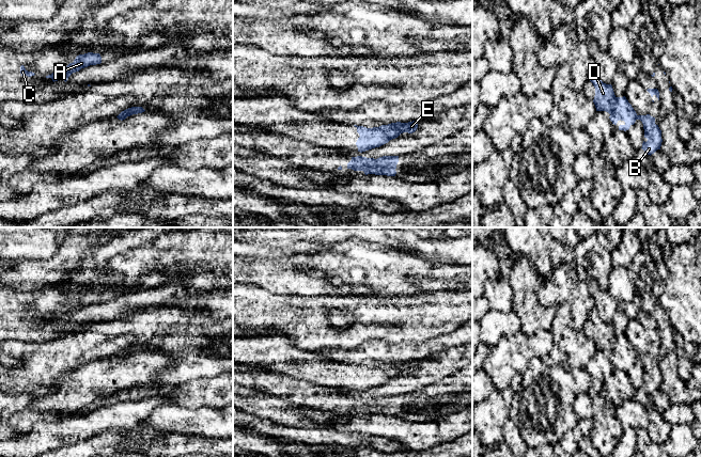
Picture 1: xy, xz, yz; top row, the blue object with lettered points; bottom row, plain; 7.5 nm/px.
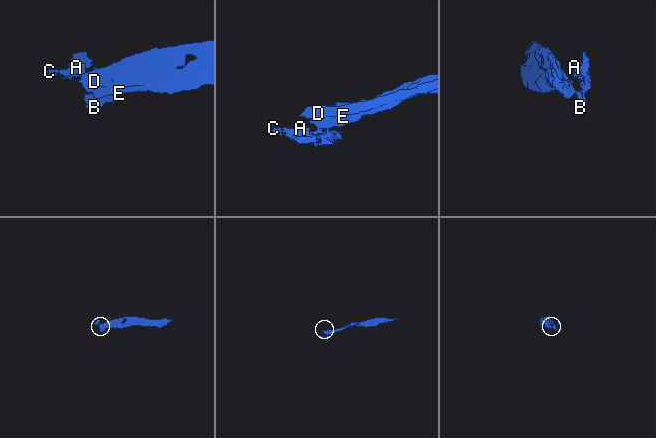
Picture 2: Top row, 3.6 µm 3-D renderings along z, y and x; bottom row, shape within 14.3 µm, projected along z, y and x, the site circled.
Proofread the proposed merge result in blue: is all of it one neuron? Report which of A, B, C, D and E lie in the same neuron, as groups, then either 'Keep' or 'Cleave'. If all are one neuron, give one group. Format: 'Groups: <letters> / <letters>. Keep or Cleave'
Groups: A B C / D E. Cleave

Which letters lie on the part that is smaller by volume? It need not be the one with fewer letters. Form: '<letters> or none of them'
A, B, C

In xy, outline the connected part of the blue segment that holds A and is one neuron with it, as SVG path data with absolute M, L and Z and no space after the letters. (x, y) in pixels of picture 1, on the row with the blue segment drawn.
M88 52L84 54L79 54L76 57L73 63L69 63L65 68L59 73L52 73L46 76L46 78L51 78L52 81L64 80L67 81L68 77L81 68L88 67L90 65L96 65L102 63L102 57L99 53Z

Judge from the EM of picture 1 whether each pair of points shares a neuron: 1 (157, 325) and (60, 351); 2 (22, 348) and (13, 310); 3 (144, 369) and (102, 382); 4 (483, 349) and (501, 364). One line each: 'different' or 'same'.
1: same
2: different
3: same
4: different

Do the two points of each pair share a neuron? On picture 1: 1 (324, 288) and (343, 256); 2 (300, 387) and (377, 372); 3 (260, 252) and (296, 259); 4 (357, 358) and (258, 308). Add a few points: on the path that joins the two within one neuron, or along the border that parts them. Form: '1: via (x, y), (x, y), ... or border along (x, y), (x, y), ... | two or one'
1: via (302, 281), (292, 267), (298, 261), (322, 261) | one
2: border along (287, 375), (294, 378), (307, 379), (312, 383) | two
3: border along (313, 253), (295, 253), (283, 261) | two
4: border along (362, 342), (351, 348), (321, 347), (315, 351) | two

